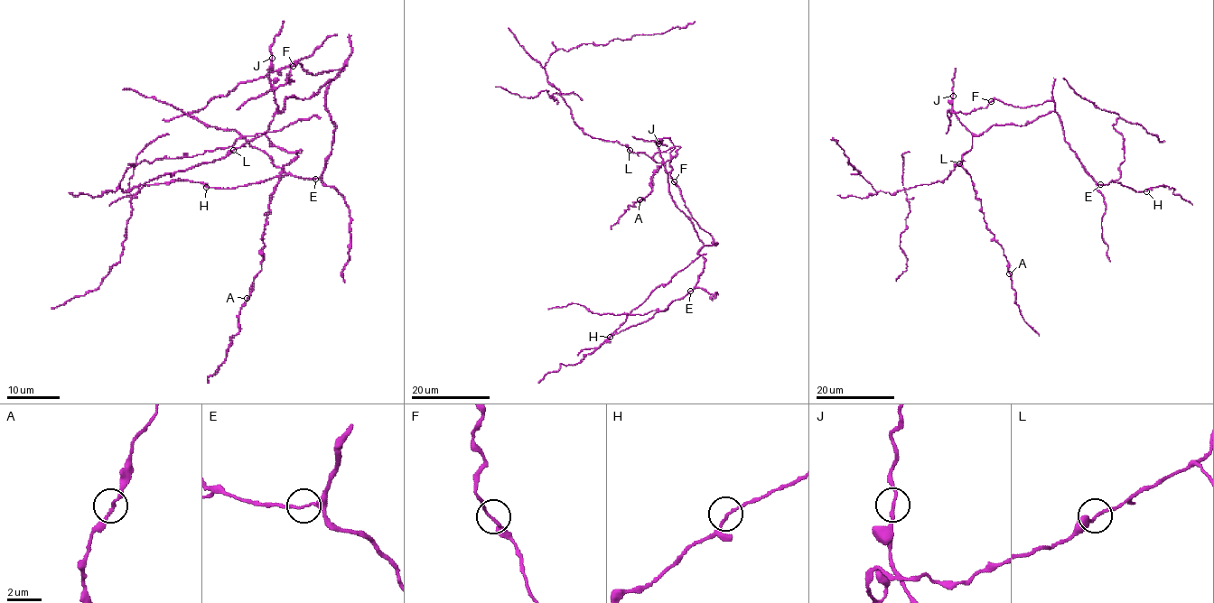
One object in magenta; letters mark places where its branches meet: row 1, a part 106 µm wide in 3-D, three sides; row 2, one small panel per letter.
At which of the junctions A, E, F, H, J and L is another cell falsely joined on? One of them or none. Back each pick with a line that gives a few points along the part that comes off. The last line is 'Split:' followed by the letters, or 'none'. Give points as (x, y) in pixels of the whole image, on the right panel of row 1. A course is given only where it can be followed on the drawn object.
Split: none

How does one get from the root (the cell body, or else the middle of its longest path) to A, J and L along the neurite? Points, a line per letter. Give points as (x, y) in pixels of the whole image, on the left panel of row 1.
A: (283, 109), (275, 115), (264, 133), (275, 146), (301, 152), (284, 166), (269, 202), (261, 271), (247, 298)
J: (283, 109), (281, 112), (277, 108), (268, 77), (272, 58)
L: (283, 109), (275, 115), (264, 133), (232, 150)

